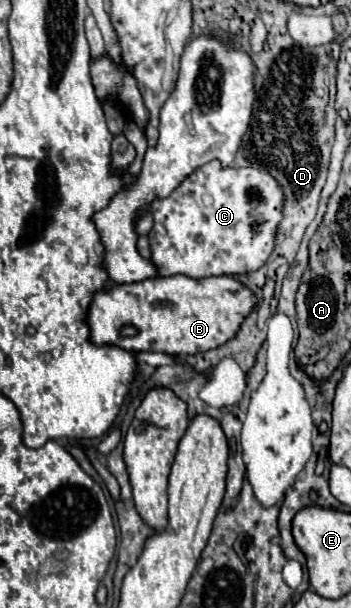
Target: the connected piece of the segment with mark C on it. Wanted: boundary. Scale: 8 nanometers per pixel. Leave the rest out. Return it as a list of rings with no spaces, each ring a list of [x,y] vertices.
[[[217,160],[205,164],[205,168],[199,168],[197,172],[193,172],[193,176],[189,176],[189,180],[185,180],[185,184],[181,184],[181,188],[173,190],[169,198],[165,200],[155,200],[151,204],[151,214],[155,220],[155,226],[149,234],[149,244],[151,244],[151,262],[157,266],[159,276],[171,276],[171,274],[185,274],[185,276],[193,276],[193,278],[203,278],[203,276],[233,276],[233,274],[245,274],[245,272],[253,272],[259,270],[265,260],[269,258],[269,254],[273,252],[273,232],[277,230],[277,224],[281,222],[281,188],[277,188],[277,182],[273,180],[273,176],[265,170],[259,168],[221,168],[217,164]]]

